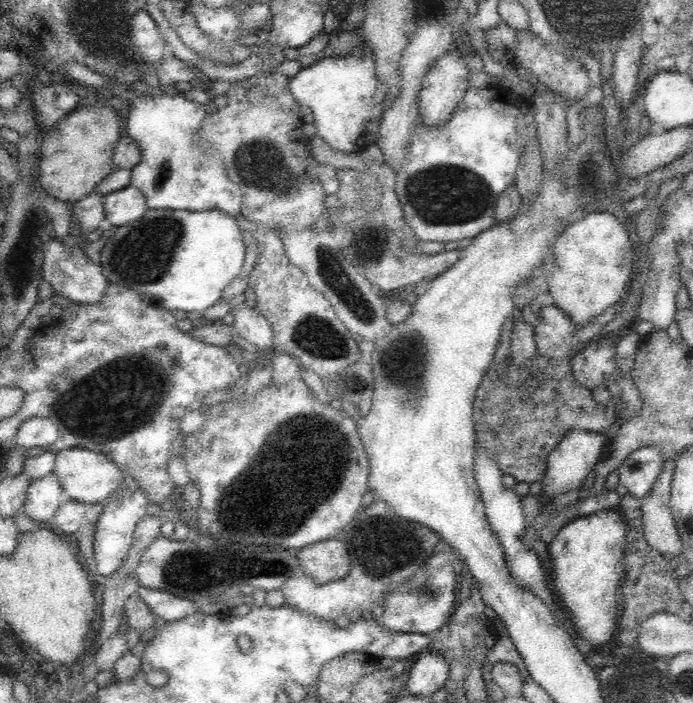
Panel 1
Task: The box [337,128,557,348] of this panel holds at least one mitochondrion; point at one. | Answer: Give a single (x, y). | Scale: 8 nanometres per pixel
(443, 196)

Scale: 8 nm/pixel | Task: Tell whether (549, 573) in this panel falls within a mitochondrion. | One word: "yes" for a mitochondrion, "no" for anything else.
no

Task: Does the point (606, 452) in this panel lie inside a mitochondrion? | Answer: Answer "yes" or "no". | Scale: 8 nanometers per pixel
no

